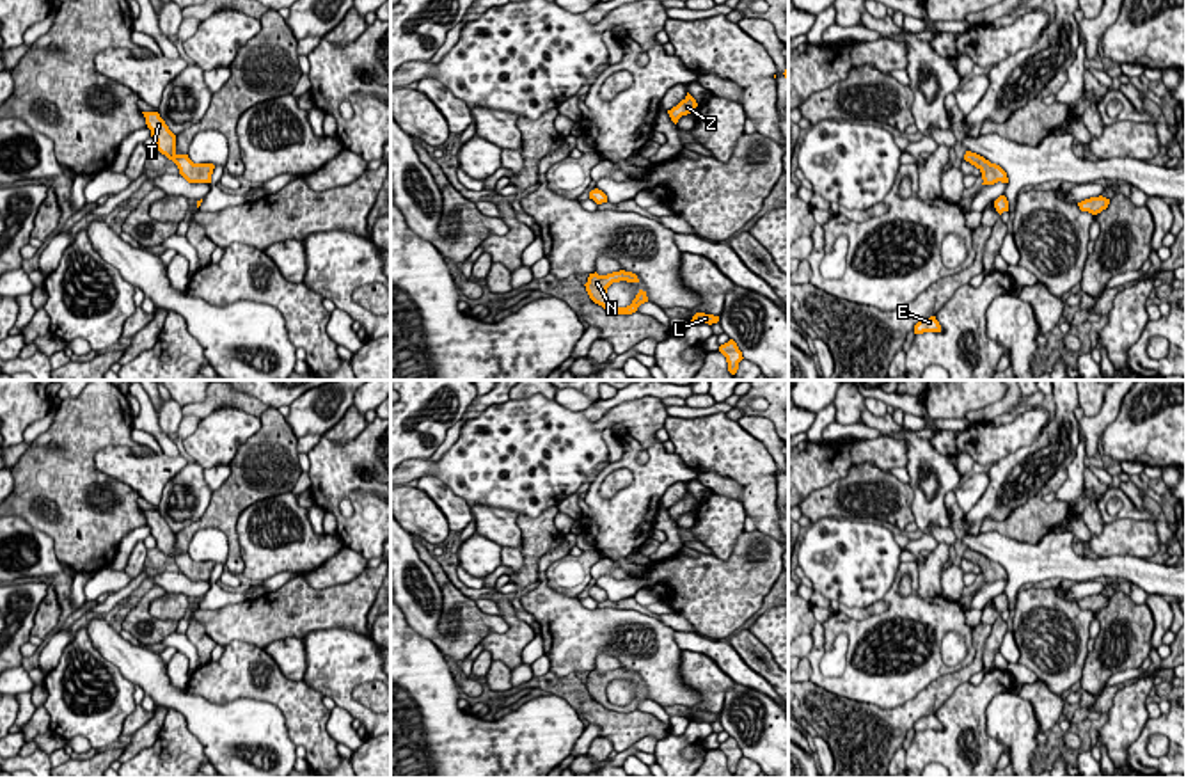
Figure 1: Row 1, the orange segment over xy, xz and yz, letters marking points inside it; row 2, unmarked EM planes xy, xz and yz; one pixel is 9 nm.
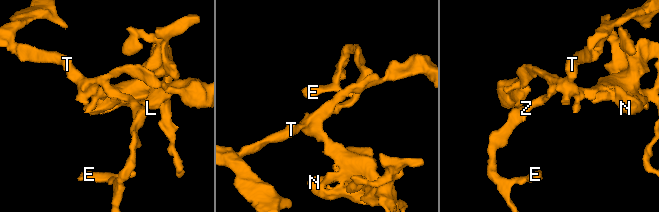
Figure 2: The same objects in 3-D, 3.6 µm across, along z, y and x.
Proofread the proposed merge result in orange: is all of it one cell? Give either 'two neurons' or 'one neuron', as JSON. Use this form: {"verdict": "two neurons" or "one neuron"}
{"verdict": "one neuron"}

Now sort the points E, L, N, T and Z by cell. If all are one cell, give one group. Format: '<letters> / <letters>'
E L N T Z

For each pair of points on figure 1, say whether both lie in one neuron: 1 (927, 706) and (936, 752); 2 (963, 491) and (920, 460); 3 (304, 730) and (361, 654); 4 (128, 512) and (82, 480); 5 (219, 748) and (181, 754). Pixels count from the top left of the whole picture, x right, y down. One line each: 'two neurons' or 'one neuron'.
1: two neurons
2: two neurons
3: two neurons
4: one neuron
5: two neurons

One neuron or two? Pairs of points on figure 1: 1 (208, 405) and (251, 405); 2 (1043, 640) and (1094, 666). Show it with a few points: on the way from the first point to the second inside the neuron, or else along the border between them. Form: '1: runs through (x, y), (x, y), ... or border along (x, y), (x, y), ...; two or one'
1: runs through (219, 398), (240, 400); one
2: border along (1089, 652), (1078, 681); two

